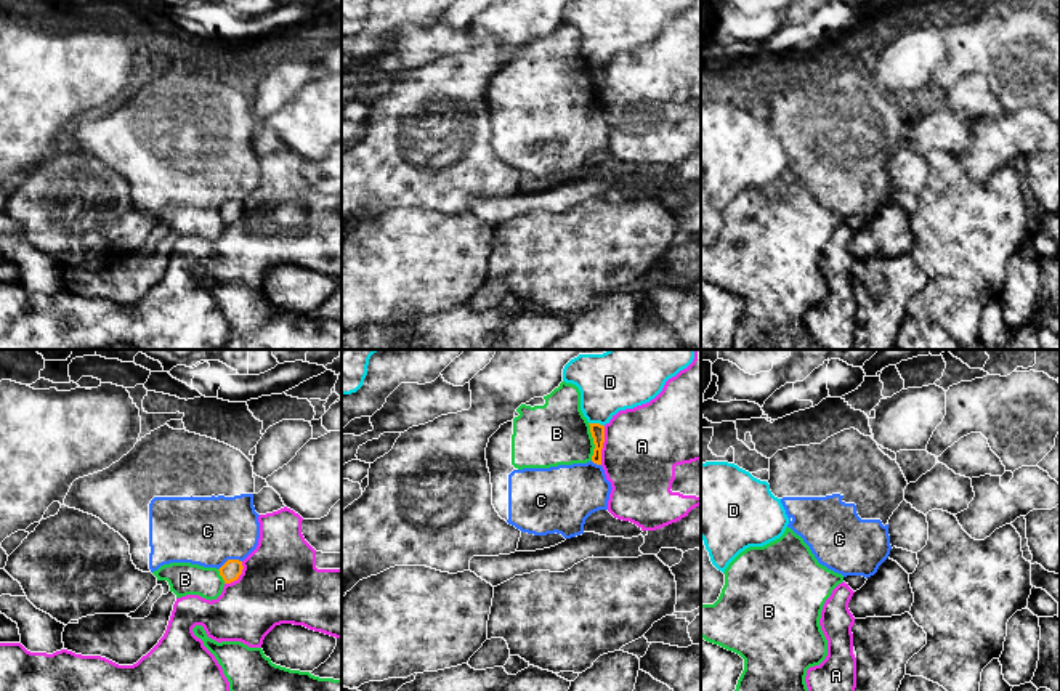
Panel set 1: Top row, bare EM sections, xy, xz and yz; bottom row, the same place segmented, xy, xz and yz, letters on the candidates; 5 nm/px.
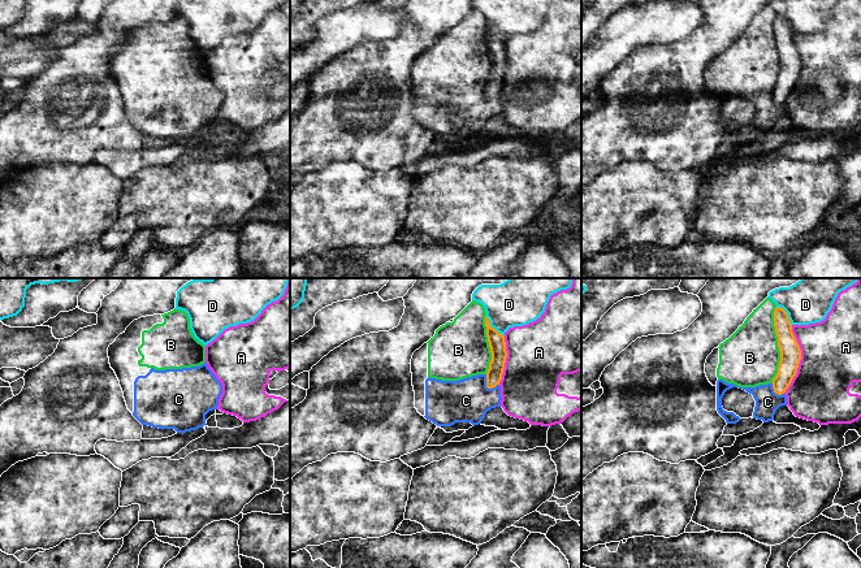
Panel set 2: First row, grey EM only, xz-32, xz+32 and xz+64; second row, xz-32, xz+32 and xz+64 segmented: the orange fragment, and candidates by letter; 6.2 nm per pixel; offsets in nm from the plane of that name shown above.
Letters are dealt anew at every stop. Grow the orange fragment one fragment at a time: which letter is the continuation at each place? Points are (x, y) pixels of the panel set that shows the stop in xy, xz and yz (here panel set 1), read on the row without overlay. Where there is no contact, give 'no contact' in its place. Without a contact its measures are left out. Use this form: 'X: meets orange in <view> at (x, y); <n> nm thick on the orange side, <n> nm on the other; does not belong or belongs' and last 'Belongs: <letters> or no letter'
A: meets orange in xz at (602, 87); 70 nm thick on the orange side, 380 nm on the other; does not belong
B: meets orange in xz at (594, 82); 70 nm thick on the orange side, 320 nm on the other; does not belong
C: meets orange in xy at (230, 201); 100 nm thick on the orange side, 340 nm on the other; does not belong
D: meets orange in xz at (597, 64); 70 nm thick on the orange side, 280 nm on the other; does not belong
Belongs: no letter

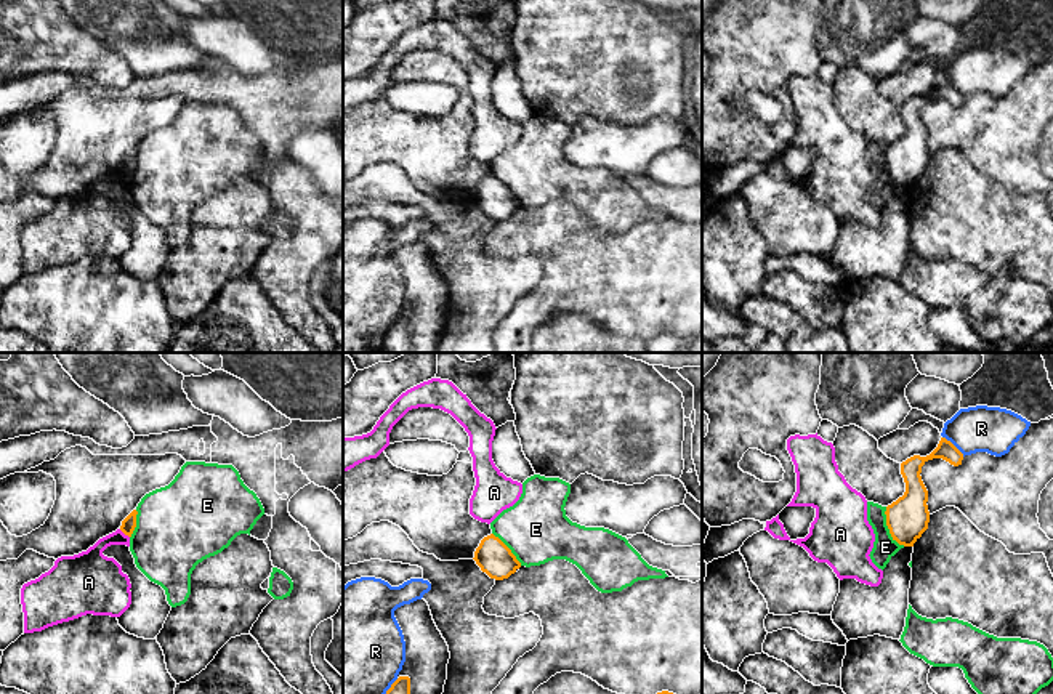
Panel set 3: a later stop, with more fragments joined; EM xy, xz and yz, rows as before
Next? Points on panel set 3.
A: meets orange in xy at (124, 173); 70 nm thick on the orange side, 200 nm on the other; does not belong
E: meets orange in yz at (888, 169); 220 nm thick on the orange side, 110 nm on the other; does not belong
R: meets orange in yz at (954, 87); 100 nm thick on the orange side, 240 nm on the other; does not belong
Belongs: no letter

